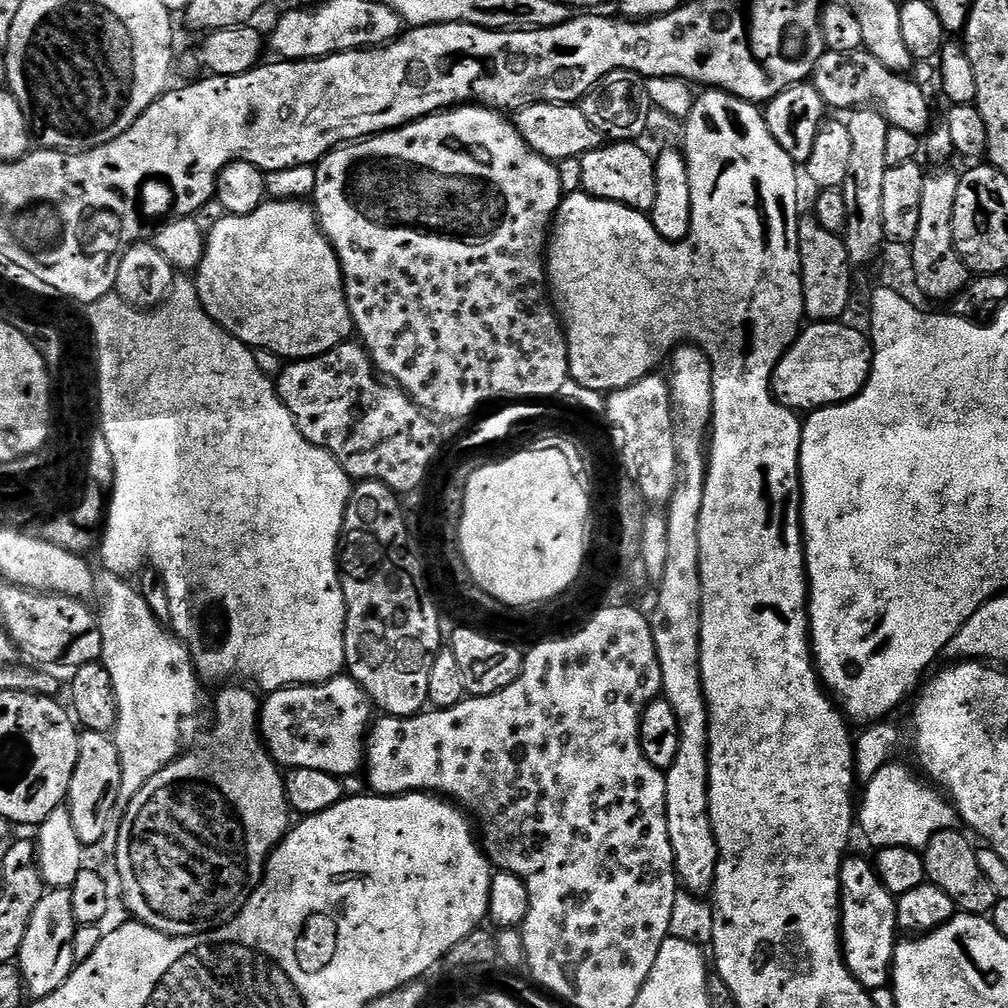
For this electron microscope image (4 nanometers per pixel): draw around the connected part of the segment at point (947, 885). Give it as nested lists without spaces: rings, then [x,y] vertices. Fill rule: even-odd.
[[[951,828],[934,834],[922,850],[922,855],[927,883],[944,891],[961,913],[970,916],[988,916],[992,913],[997,902],[994,886],[990,886],[986,874],[982,874],[982,866],[978,866],[977,845],[972,845],[960,830]]]

